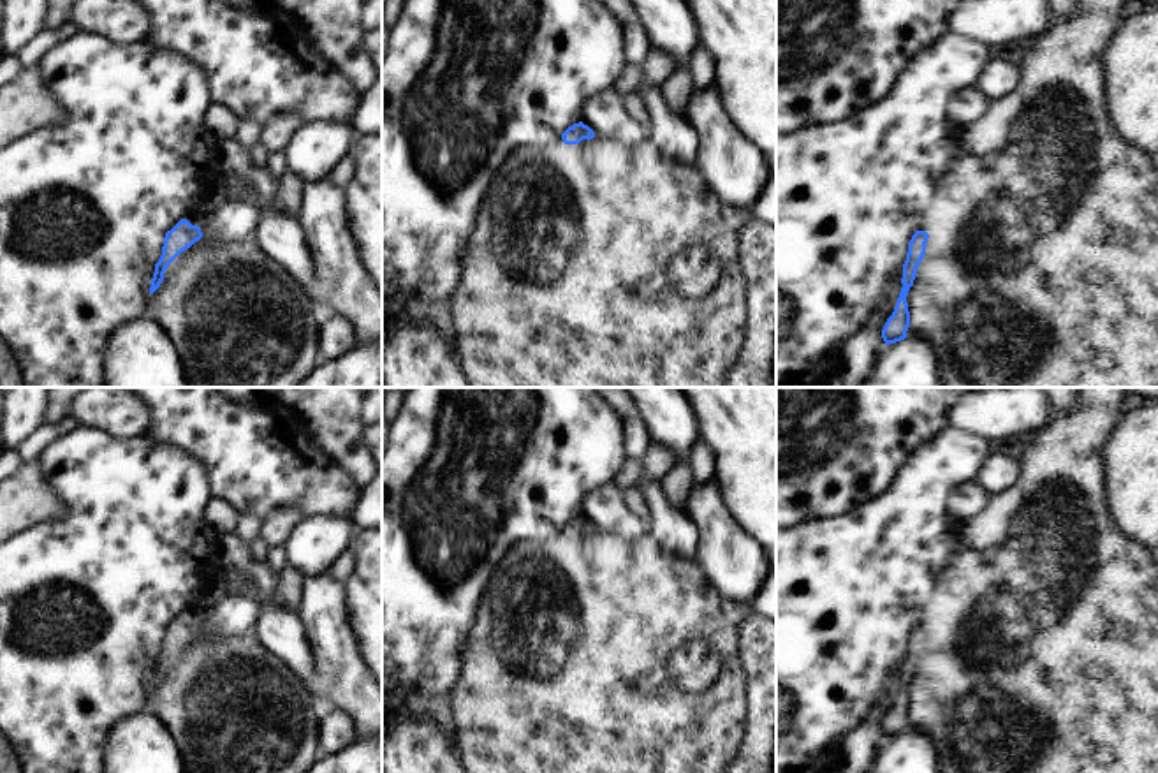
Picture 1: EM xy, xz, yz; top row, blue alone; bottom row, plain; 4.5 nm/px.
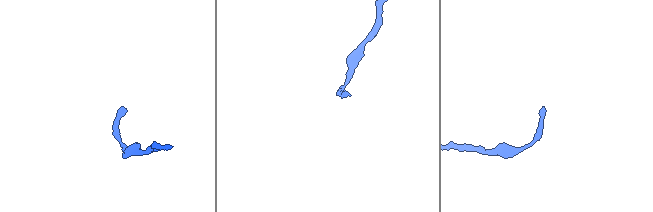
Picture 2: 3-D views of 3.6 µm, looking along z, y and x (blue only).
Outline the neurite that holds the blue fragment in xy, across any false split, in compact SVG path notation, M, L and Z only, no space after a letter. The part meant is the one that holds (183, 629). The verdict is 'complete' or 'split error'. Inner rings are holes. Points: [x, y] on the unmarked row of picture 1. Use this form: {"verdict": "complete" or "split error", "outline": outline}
{"verdict": "complete", "outline": "M181 613L171 625L165 627L162 650L155 659L150 688L153 688L160 681L167 660L201 632L202 632L201 622L192 620L185 613Z"}

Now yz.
{"verdict": "complete", "outline": "M915 625L915 629L912 630L908 637L908 648L903 659L903 673L901 673L903 681L896 696L894 706L887 713L882 724L882 733L885 740L896 738L906 733L906 725L910 720L910 706L908 706L906 690L908 690L910 681L913 680L917 662L920 655L924 653L927 632L929 629L926 625Z"}

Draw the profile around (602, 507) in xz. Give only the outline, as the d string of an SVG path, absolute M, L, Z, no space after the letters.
M614 484L597 486L584 495L583 516L604 535L619 535L637 541L648 535L648 528L623 505L623 490Z

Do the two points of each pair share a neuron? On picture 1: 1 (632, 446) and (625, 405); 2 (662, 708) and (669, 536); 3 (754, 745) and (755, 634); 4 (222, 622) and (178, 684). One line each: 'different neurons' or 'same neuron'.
1: same neuron
2: different neurons
3: same neuron
4: different neurons

